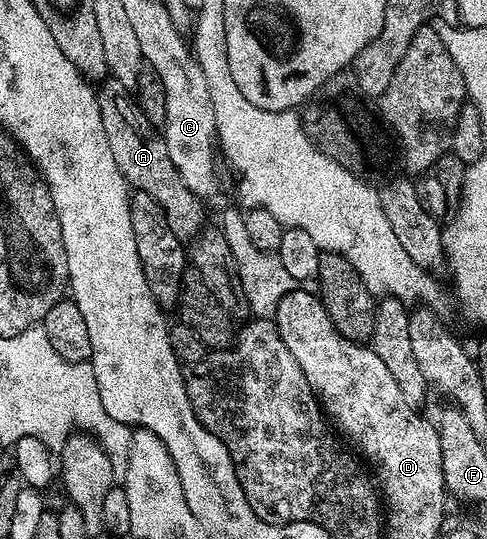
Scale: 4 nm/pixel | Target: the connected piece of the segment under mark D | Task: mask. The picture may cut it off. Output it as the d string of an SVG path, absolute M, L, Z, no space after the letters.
M298 287L283 295L275 314L277 330L282 343L295 355L307 383L313 388L319 404L330 418L337 420L337 425L349 436L349 441L369 460L368 468L377 472L376 484L383 498L384 508L392 517L447 517L447 490L443 479L443 455L439 451L437 426L432 420L421 414L414 406L403 399L391 371L387 371L383 359L375 355L368 344L348 341L331 323L323 307L320 296L308 293L308 288Z

